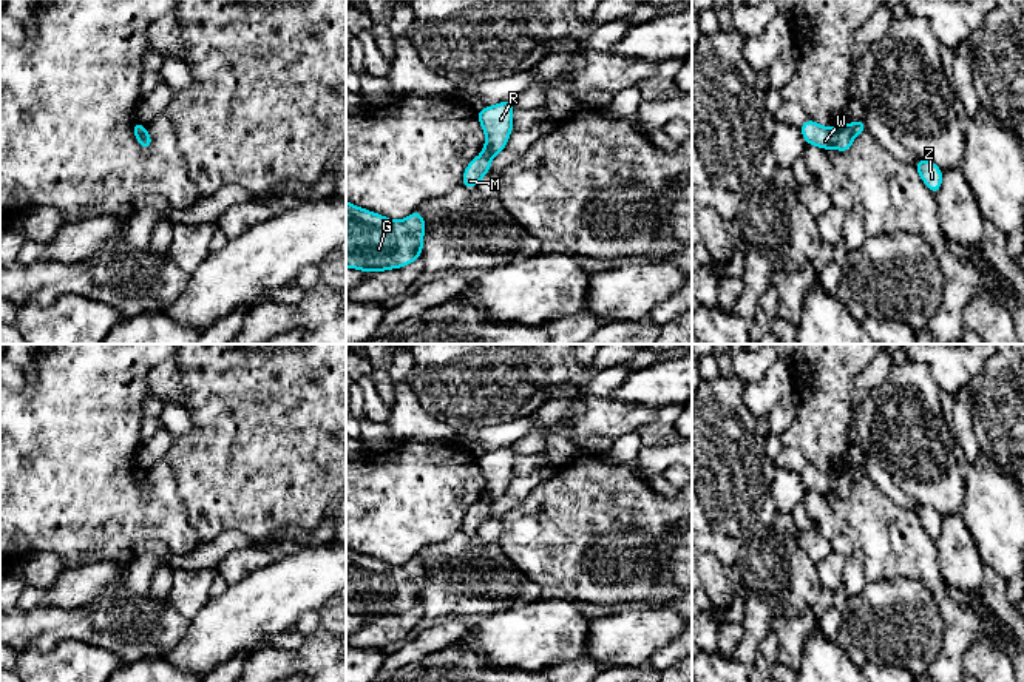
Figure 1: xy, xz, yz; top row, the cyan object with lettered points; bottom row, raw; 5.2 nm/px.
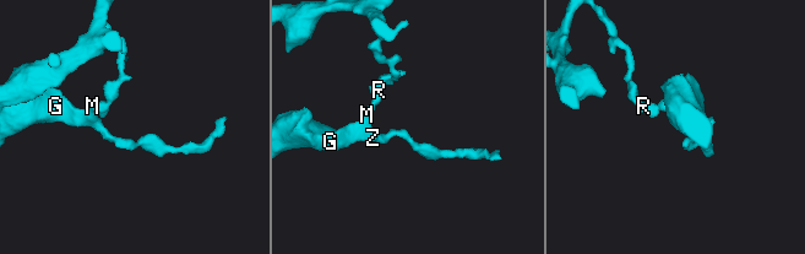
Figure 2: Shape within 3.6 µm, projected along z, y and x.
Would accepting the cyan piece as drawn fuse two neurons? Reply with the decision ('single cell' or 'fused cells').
fused cells

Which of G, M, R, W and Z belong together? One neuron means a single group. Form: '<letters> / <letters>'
G M Z / R W

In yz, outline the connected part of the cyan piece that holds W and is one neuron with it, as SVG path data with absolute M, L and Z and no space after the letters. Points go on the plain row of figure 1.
M806 464L799 474L808 491L820 492L825 497L834 492L840 498L848 498L853 491L854 480L849 477L846 471L826 474L815 469L812 464Z

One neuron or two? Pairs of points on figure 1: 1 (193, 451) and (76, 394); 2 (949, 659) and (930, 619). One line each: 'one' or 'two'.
1: two
2: two

